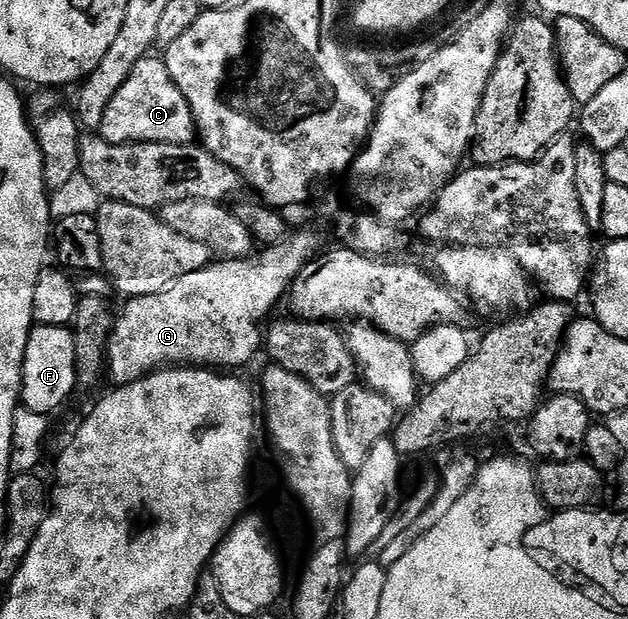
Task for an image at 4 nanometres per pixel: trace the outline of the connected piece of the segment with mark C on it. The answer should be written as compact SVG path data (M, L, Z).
M146 57L134 65L134 73L126 79L122 89L114 95L114 101L110 101L109 108L106 109L106 117L102 117L102 125L98 128L98 133L106 141L116 145L126 145L127 143L191 143L197 138L196 116L193 115L182 89L170 77L170 69L166 69L163 58Z

